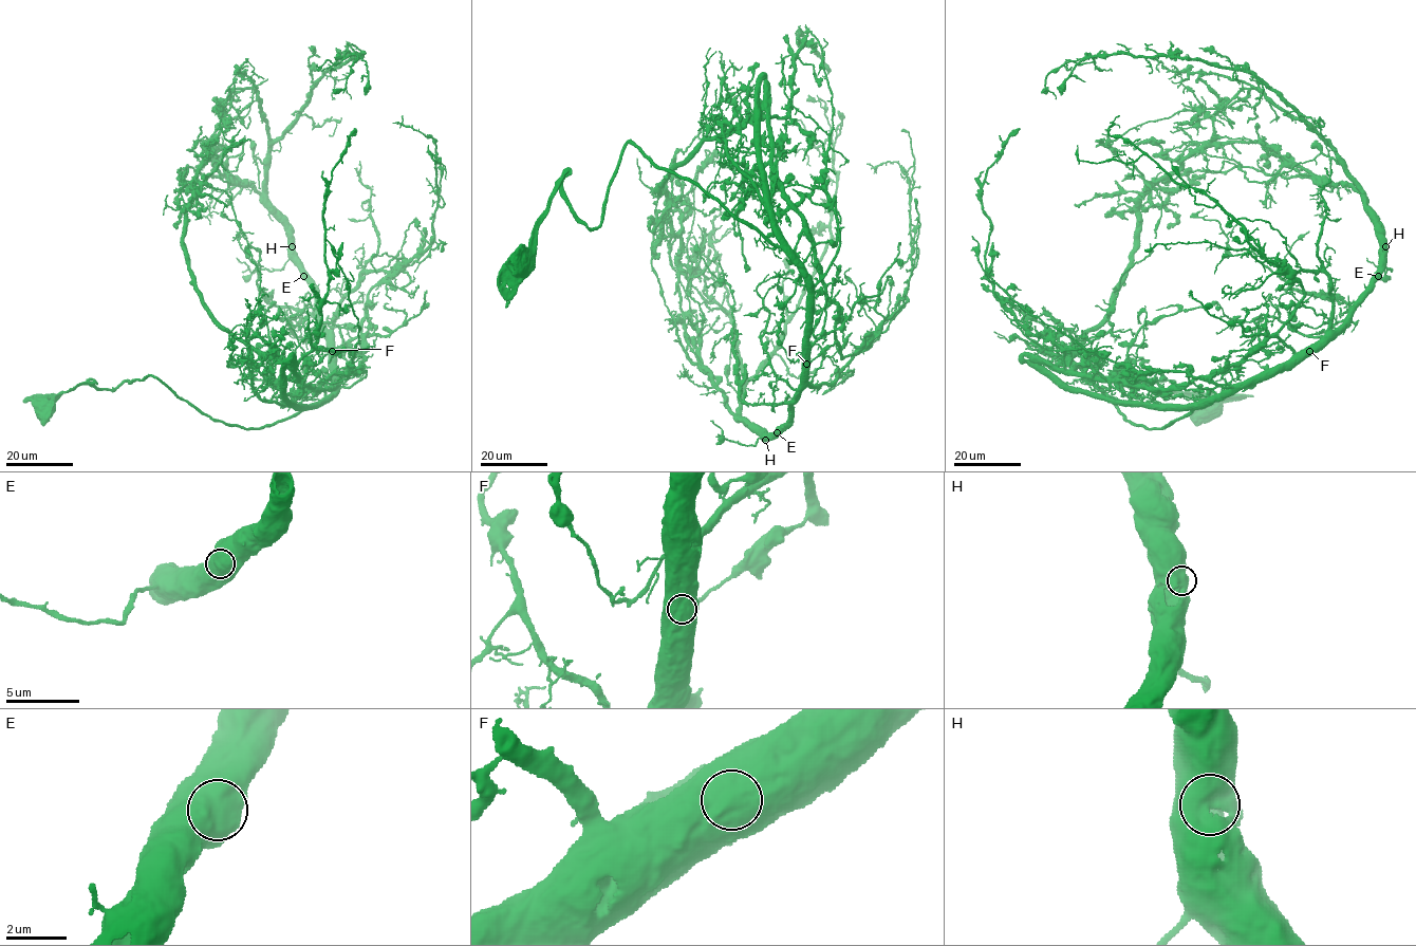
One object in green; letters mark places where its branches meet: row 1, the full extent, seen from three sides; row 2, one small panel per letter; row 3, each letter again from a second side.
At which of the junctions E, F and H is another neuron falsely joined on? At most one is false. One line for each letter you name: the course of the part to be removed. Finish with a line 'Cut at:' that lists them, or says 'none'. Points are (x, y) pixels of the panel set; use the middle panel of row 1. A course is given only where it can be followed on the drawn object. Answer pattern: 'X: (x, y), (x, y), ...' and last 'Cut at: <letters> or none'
Cut at: none

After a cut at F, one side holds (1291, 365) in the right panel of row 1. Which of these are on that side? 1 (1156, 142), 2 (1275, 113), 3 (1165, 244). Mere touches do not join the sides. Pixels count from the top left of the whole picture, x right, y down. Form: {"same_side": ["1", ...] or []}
{"same_side": ["1"]}

